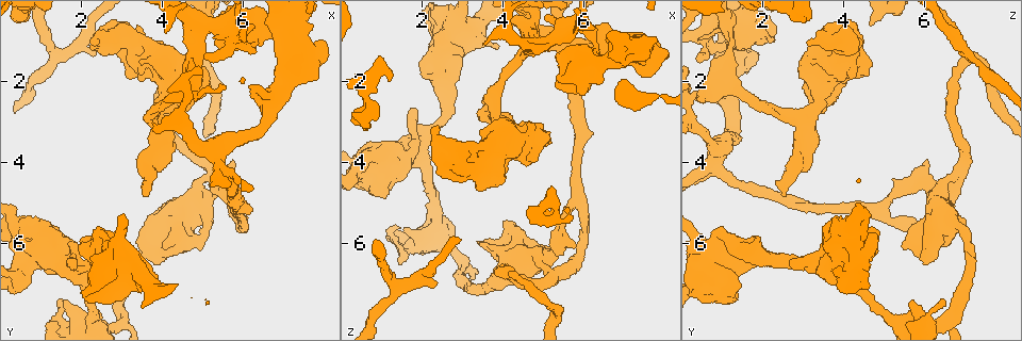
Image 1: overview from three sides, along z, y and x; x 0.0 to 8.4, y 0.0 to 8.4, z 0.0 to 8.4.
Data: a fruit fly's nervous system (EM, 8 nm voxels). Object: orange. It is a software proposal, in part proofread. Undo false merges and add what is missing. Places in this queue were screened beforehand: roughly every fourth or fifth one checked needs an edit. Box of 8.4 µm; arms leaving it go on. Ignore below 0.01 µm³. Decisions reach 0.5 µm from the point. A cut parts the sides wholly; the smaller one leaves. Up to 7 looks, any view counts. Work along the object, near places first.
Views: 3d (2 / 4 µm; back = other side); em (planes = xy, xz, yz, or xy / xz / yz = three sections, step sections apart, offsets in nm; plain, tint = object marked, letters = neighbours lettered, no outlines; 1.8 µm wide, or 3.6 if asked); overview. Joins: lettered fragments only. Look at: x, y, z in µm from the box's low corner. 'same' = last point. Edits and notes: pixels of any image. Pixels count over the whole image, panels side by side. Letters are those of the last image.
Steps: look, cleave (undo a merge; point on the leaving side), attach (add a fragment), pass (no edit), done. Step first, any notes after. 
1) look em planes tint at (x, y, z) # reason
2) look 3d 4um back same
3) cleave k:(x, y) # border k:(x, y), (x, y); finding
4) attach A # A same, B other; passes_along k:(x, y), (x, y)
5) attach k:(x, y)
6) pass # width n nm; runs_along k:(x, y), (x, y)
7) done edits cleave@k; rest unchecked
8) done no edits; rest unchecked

look em xy step 8 tint at (1.75, 6.60, 3.60)

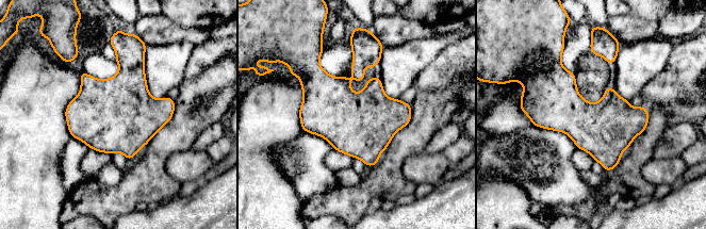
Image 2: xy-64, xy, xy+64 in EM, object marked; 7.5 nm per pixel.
look em planes tint same

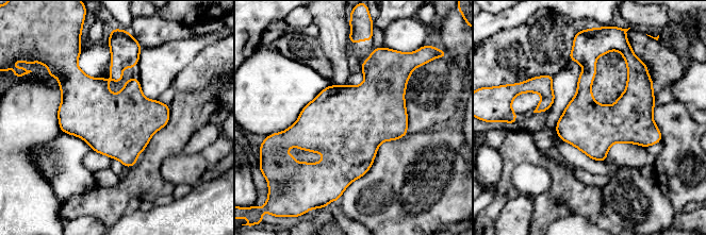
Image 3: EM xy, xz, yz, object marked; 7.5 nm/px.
look em planes letters same # what lies round it

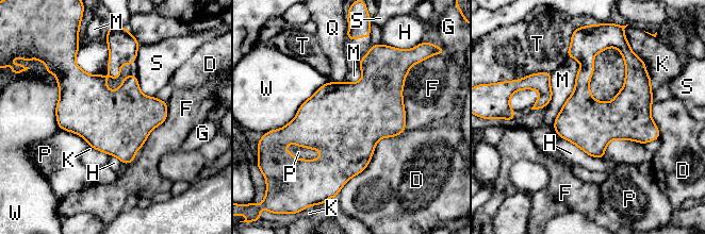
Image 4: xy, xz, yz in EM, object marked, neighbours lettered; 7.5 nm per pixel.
pass # width 380 nm; D other, F other, G other, H other, K other, M other, P other, Q other, S other, T other, W other; border 4:(578, 68), (575, 88), (553, 126); all the same neuron

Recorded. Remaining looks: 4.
look em 3.6um planes plain at (4.95, 5.05, 6.35) # thick turns thin

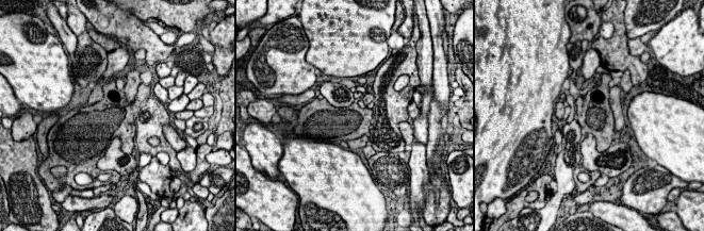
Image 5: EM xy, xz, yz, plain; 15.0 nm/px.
look em 3.6um planes tint same

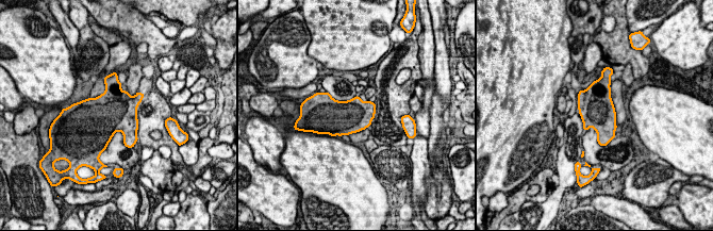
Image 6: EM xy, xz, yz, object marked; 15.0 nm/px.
look em 3.6um planes letters same # what lies round it

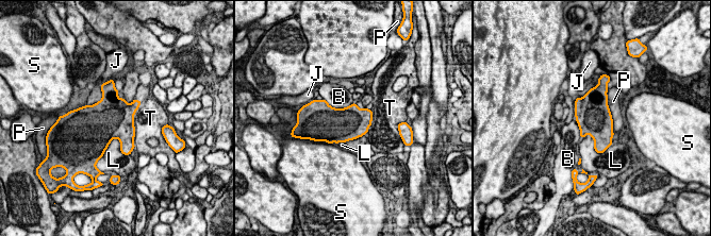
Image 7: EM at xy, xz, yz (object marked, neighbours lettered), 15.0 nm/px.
pass # longest_contact P 600 nm; B other, J other, L other, P other, S other, T other; border 7:(323, 99), (334, 107), (352, 103); all the same neuron

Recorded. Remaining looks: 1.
look em yz step 8 letters at (5.45, 4.15, 1.00) # looks like a crossing

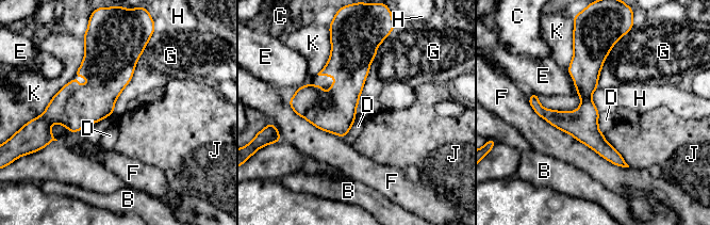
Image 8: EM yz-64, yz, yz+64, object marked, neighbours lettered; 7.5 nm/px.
pass # longest_contact F 900 nm; B other, C other, D other, E other, F other, G other, H other, J other, K other; runs_along 8:(587, 51), (587, 130), (622, 163); continuous, no second neuron

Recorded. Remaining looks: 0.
done no edits; rest unchecked

